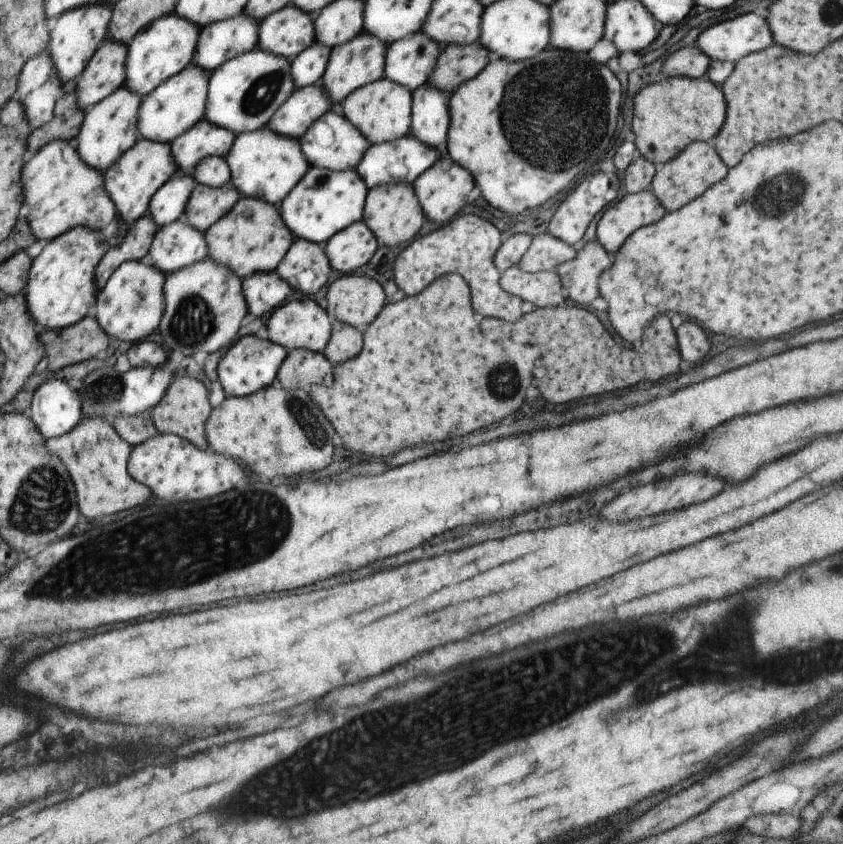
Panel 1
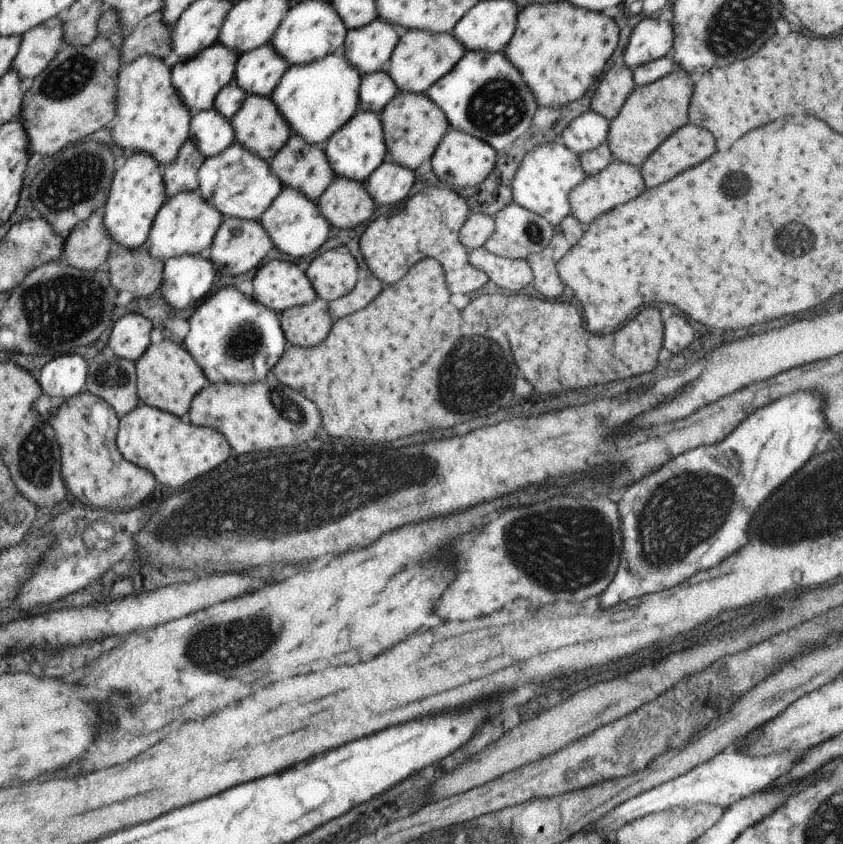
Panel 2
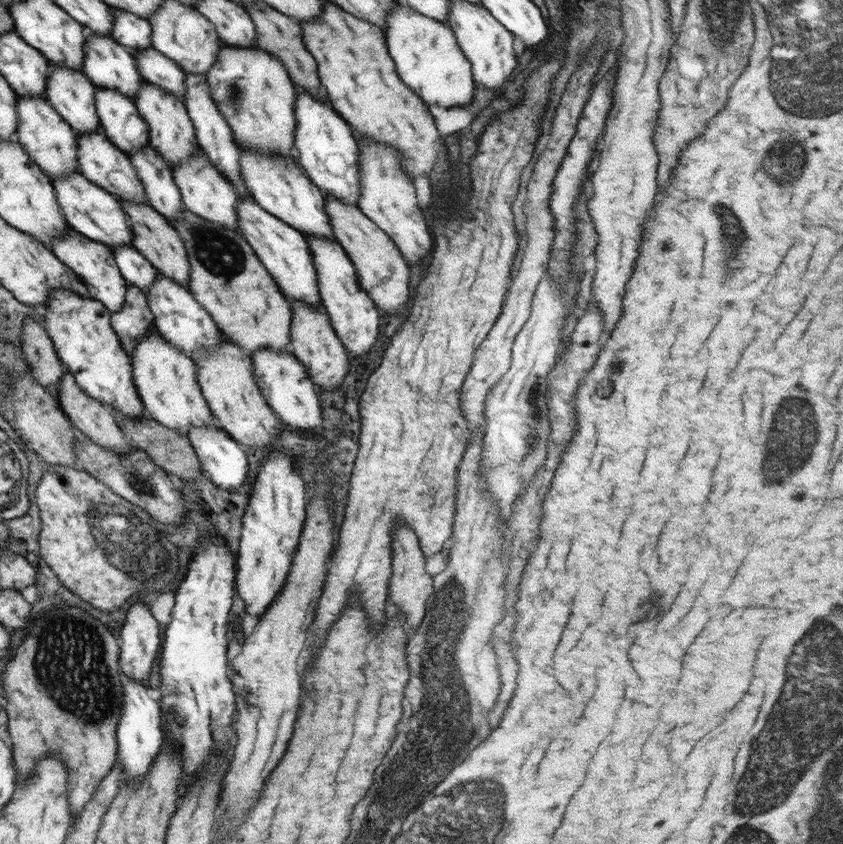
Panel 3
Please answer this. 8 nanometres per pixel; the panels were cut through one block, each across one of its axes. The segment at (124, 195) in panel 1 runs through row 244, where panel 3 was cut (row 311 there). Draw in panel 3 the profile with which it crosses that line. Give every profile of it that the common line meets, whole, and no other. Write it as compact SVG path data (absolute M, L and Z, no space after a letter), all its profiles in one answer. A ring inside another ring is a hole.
M68 227L67 233L63 237L51 242L50 249L79 275L92 299L104 303L104 306L107 306L108 310L112 312L123 308L128 282L119 271L111 247Z

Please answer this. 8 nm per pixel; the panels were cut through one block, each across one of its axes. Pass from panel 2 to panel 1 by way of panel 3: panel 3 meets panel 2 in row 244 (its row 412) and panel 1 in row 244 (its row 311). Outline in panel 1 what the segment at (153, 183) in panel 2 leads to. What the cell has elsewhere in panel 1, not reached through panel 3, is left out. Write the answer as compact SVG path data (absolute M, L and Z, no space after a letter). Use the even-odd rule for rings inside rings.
M72 228L58 238L49 240L33 260L24 294L30 318L36 322L40 332L70 327L86 316L88 308L92 308L96 300L94 270L110 248L105 234L92 228Z

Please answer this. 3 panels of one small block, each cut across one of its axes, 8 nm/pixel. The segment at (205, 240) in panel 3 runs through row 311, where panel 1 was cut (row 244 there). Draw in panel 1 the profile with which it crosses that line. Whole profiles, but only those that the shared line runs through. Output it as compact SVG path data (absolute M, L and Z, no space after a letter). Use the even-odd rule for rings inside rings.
M242 196L226 216L223 216L214 226L208 228L206 234L207 244L209 245L209 258L216 260L216 264L226 264L232 272L236 272L236 276L242 281L244 278L256 273L275 272L278 264L282 262L294 241L292 232L286 228L284 220L282 220L279 206L268 204L264 200L250 196Z

